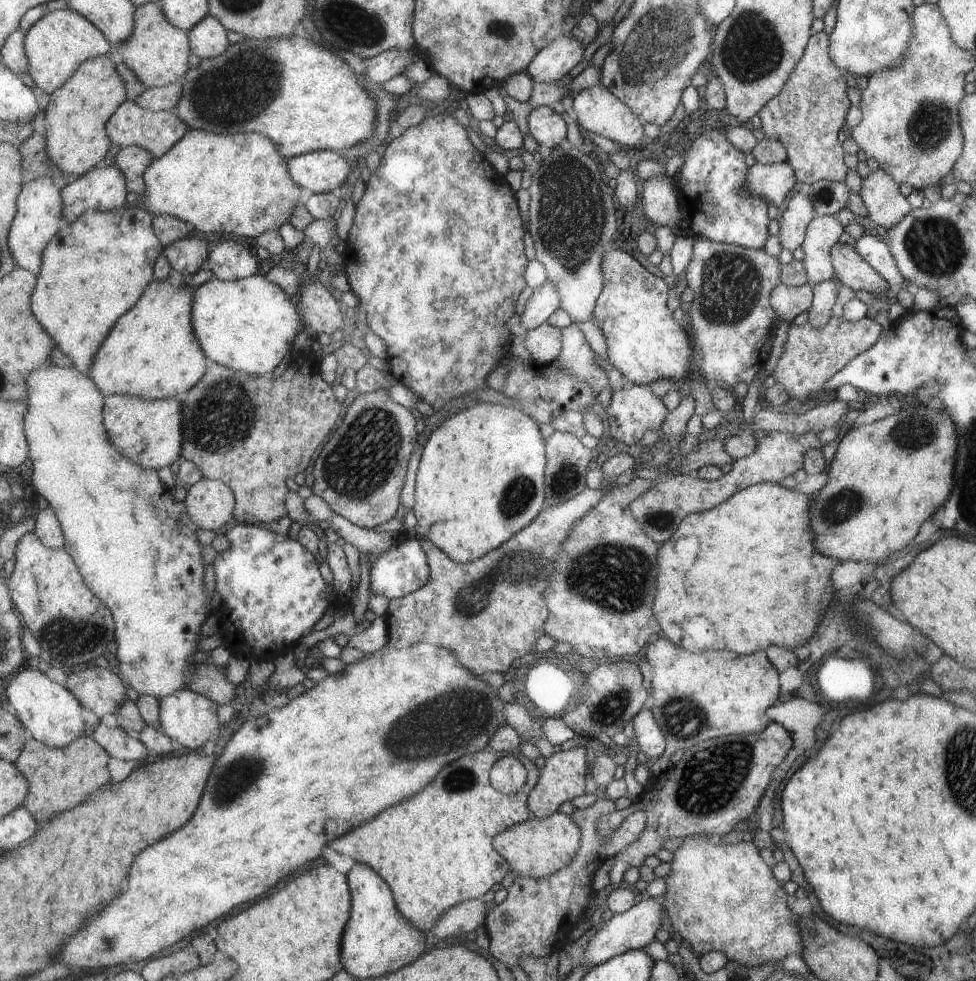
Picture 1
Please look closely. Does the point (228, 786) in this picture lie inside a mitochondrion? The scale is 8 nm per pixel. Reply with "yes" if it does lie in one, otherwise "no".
yes

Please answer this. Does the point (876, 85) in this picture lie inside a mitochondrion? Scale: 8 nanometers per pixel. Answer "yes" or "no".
no

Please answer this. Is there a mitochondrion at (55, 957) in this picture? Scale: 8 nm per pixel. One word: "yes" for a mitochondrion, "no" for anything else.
no

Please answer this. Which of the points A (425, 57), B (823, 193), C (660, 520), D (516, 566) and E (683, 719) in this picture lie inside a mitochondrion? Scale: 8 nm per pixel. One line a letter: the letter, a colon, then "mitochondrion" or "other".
A: other
B: mitochondrion
C: mitochondrion
D: mitochondrion
E: mitochondrion

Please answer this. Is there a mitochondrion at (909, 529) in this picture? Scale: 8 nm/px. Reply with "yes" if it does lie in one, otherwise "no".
no

